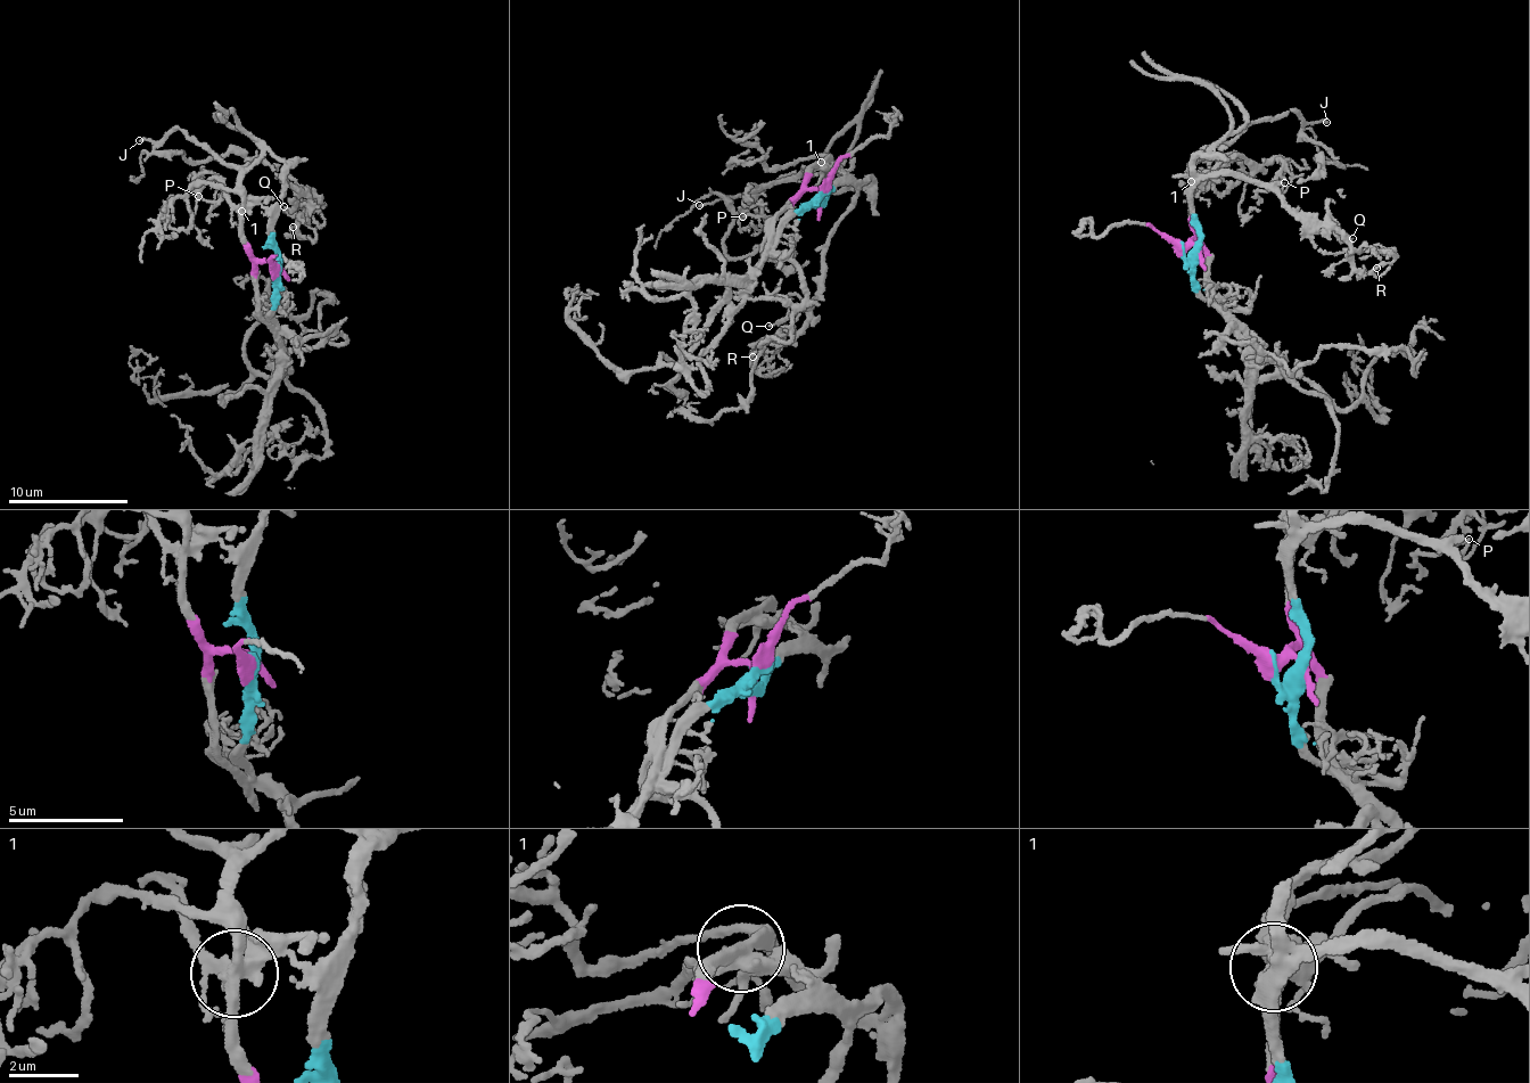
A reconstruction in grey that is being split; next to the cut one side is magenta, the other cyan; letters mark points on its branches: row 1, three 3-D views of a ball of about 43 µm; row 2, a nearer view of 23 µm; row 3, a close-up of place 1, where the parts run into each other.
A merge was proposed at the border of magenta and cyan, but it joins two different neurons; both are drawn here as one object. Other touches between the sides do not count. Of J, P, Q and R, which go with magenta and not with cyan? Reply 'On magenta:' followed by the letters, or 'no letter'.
On magenta: J

